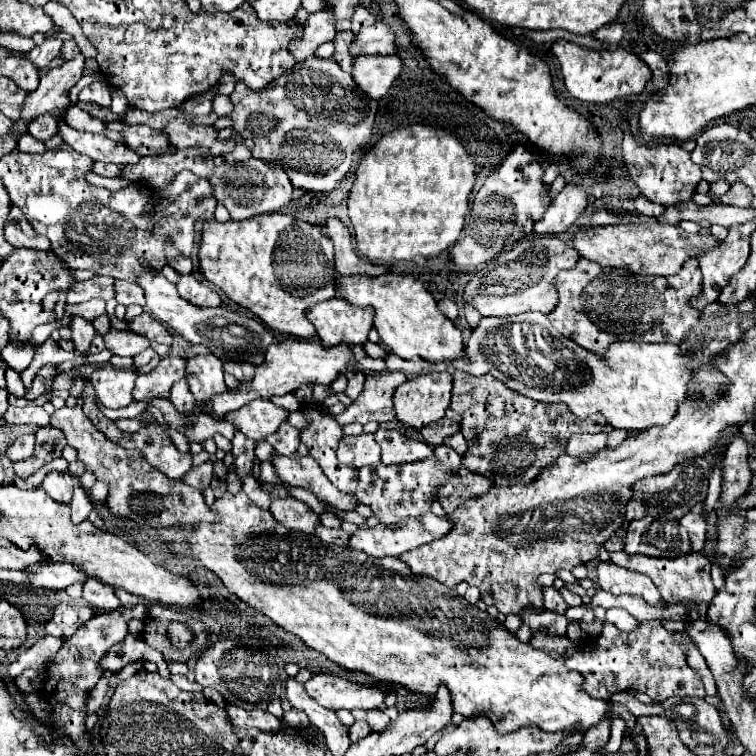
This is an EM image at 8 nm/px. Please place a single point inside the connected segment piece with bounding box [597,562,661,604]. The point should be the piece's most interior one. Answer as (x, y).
(612, 578)

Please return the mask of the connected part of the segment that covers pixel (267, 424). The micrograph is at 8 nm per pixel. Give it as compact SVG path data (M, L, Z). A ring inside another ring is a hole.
M253 400L243 408L229 412L227 422L235 424L243 434L253 440L265 440L271 432L275 432L291 412L275 406L271 400Z

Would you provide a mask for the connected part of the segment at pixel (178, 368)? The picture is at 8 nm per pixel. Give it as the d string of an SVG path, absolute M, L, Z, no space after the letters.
M167 356L149 374L139 376L133 388L135 402L151 402L153 398L169 398L171 386L185 378L185 358Z

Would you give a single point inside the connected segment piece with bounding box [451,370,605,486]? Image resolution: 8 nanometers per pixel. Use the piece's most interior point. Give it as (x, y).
(510, 437)

